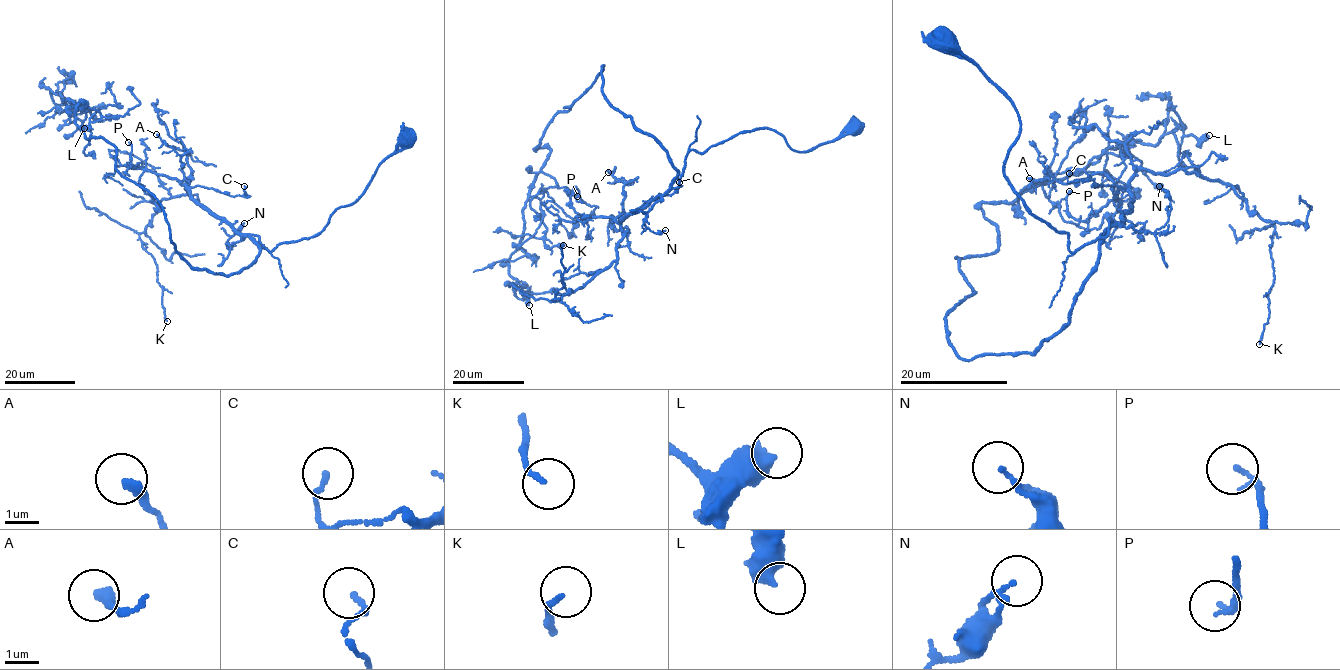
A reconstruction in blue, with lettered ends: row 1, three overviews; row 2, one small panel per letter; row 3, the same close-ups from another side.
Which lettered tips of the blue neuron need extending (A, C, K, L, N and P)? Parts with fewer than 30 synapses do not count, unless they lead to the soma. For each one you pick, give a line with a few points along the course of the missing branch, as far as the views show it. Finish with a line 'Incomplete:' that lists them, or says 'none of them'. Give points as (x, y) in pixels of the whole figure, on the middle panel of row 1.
Incomplete: none of them

